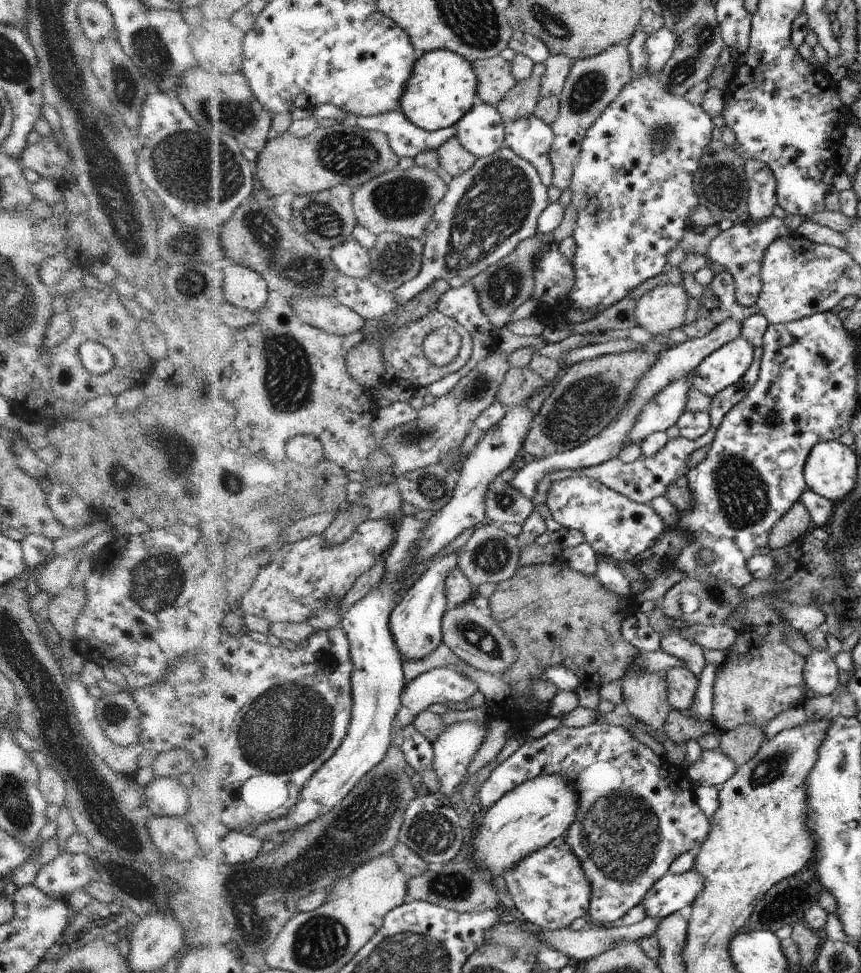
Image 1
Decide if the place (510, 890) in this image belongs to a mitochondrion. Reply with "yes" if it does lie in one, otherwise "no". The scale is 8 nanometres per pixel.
no

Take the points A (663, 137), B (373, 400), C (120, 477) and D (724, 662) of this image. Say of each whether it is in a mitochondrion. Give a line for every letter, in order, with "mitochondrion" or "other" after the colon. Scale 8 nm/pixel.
A: mitochondrion
B: other
C: mitochondrion
D: other

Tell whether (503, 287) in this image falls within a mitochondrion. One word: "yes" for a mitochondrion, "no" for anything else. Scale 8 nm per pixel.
yes

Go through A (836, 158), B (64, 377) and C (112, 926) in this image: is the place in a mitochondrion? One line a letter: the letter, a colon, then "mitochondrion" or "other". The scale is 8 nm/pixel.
A: other
B: other
C: other

